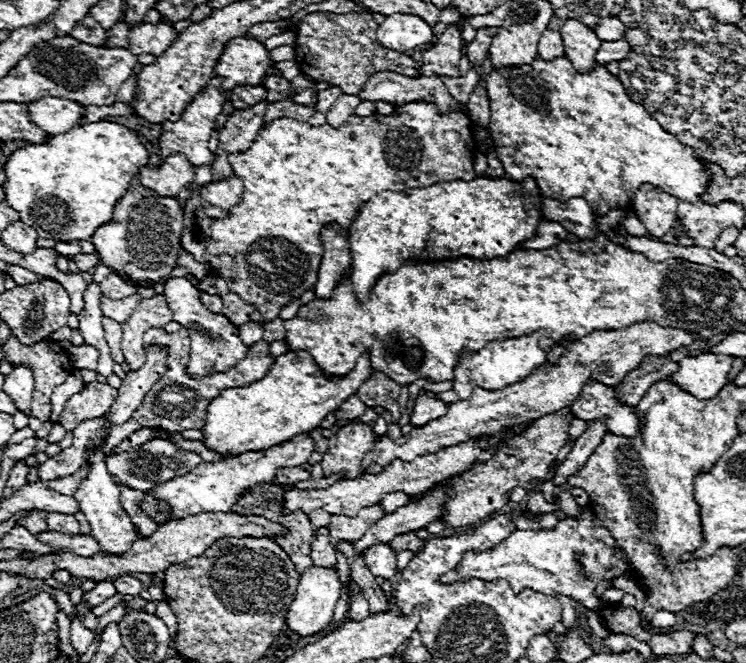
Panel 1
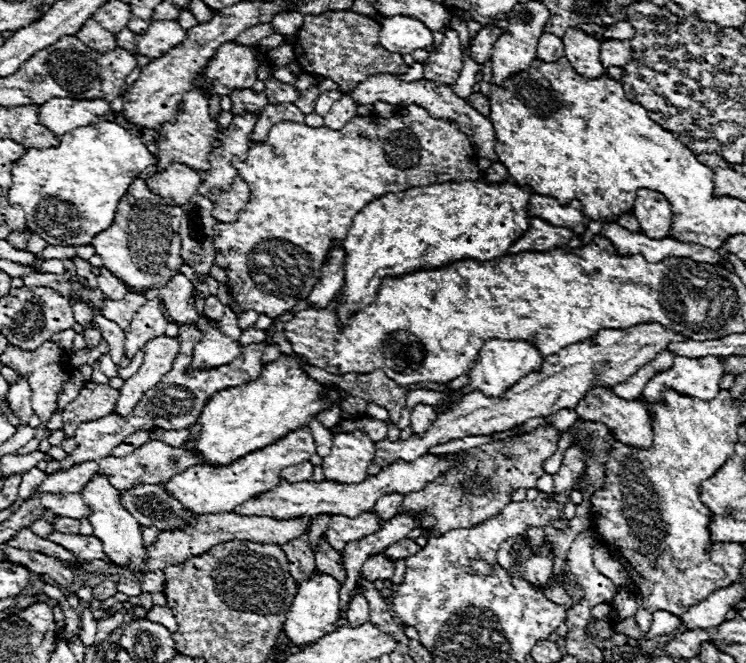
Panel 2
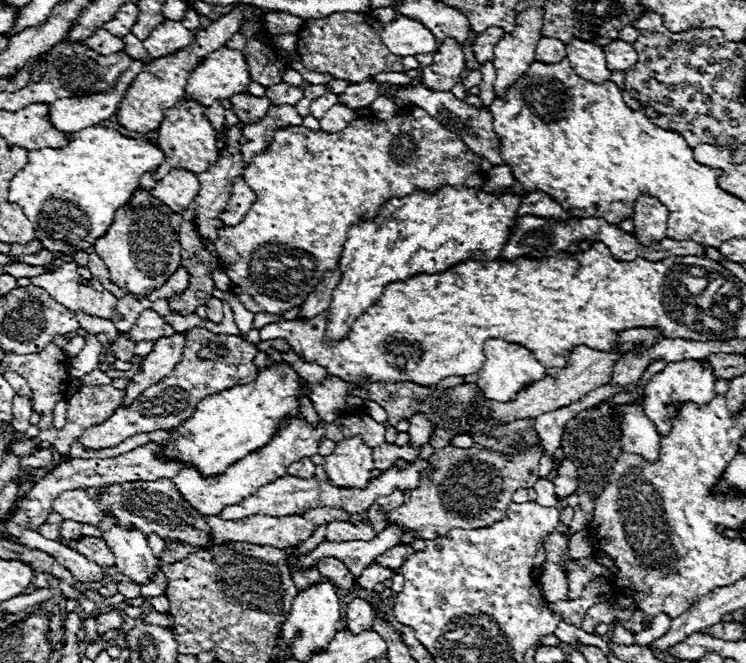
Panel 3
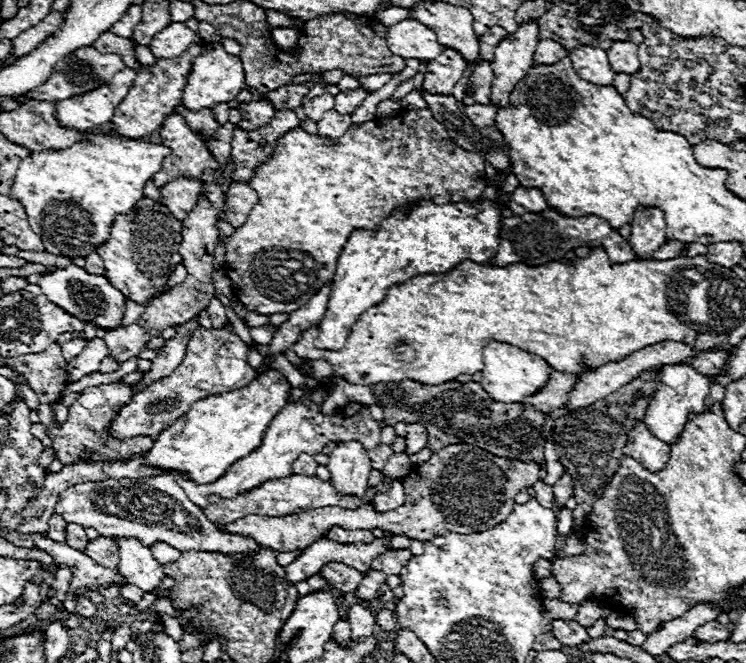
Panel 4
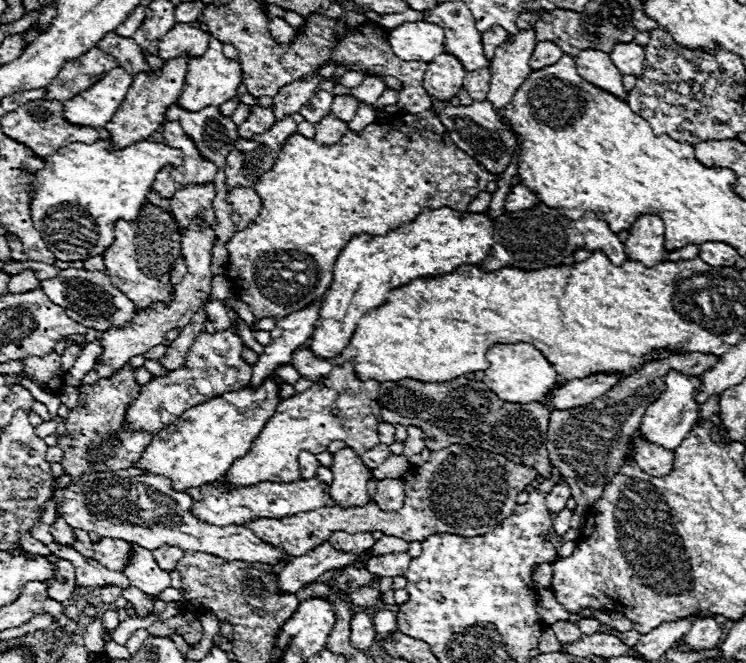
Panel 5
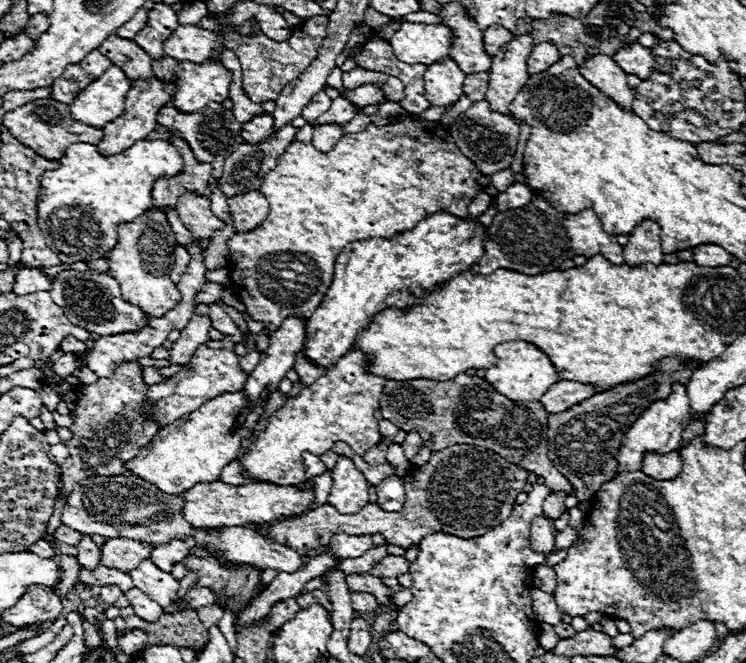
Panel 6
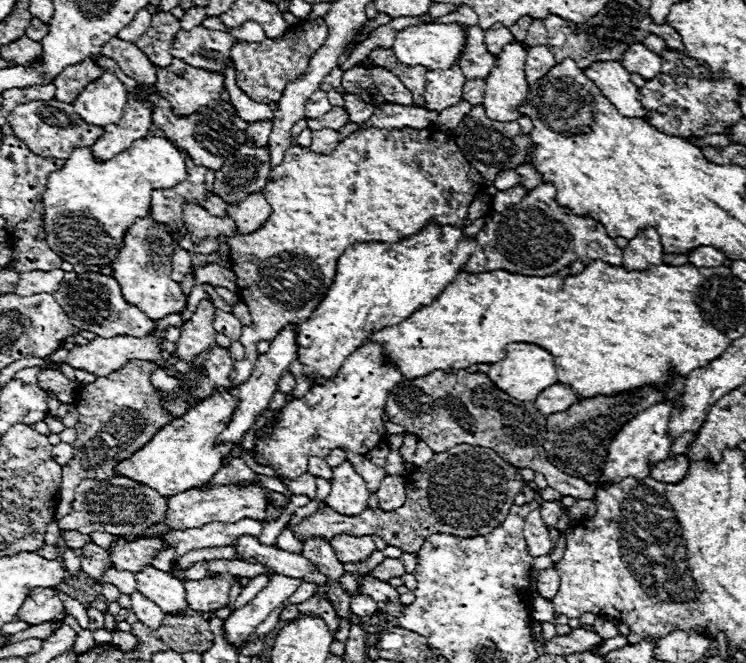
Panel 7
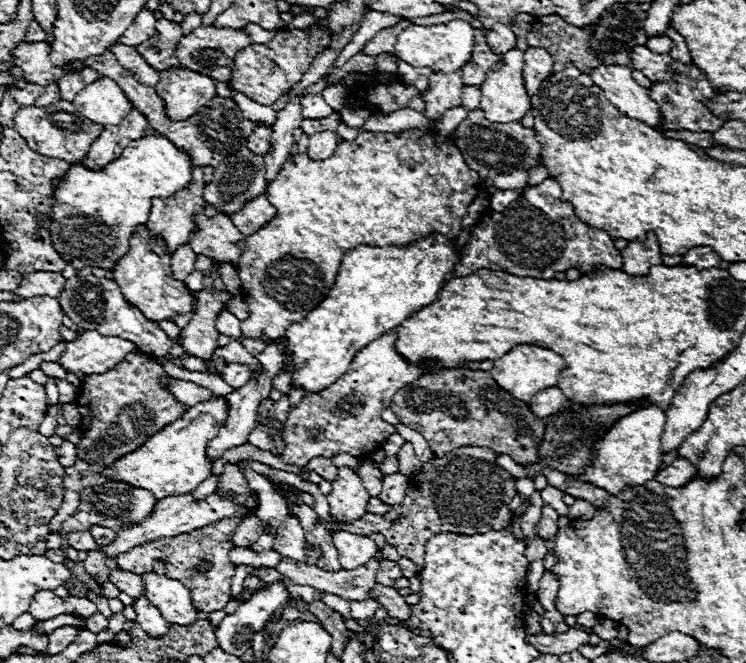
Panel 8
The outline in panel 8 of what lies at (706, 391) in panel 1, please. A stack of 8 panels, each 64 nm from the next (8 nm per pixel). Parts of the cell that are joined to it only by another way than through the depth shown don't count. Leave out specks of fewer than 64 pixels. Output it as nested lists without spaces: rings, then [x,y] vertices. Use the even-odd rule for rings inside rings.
[[[650,406],[638,412],[632,412],[618,420],[596,444],[598,452],[594,464],[582,476],[570,476],[584,482],[590,482],[606,492],[618,494],[626,484],[640,486],[646,480],[652,480],[660,462],[662,462],[662,430],[666,426],[666,412],[658,406]]]

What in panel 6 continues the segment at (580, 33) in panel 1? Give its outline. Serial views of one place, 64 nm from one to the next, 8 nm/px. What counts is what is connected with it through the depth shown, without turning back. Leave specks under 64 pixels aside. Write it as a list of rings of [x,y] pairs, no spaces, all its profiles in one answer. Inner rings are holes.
[[[588,56],[588,60],[578,66],[578,72],[622,108],[632,110],[632,88],[626,84],[624,70],[610,56]]]

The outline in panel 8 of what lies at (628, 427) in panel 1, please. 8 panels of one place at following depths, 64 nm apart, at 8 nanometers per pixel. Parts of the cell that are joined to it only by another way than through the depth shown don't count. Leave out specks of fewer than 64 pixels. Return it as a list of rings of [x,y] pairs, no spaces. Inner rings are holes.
[[[678,458],[674,464],[658,470],[658,474],[654,476],[656,482],[662,482],[666,486],[672,486],[672,488],[678,488],[678,486],[684,486],[692,476],[694,476],[696,468],[690,460],[686,458]]]

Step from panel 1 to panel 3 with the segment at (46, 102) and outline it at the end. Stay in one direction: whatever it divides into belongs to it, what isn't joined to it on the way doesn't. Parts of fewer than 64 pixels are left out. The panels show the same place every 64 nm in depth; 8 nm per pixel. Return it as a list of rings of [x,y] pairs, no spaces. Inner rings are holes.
[[[134,60],[132,68],[122,76],[122,80],[116,84],[112,92],[100,92],[100,94],[90,94],[84,98],[60,98],[50,104],[48,110],[48,120],[52,120],[52,126],[60,128],[62,132],[76,132],[80,128],[88,128],[94,124],[100,124],[104,120],[110,120],[118,106],[120,100],[126,94],[126,88],[134,80],[134,76],[142,70],[144,62]]]

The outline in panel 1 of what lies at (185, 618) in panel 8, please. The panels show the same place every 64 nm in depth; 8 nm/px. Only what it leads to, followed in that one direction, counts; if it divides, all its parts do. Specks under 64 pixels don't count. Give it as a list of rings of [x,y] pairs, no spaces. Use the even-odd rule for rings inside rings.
[[[96,450],[88,456],[86,464],[90,466],[88,476],[80,482],[80,488],[74,492],[80,510],[84,512],[90,528],[92,528],[92,536],[96,538],[96,542],[100,544],[102,550],[112,552],[112,554],[122,554],[130,548],[130,544],[138,538],[138,534],[134,532],[134,524],[130,522],[128,514],[122,510],[120,506],[120,490],[118,484],[112,480],[112,476],[106,470],[106,456]]]

